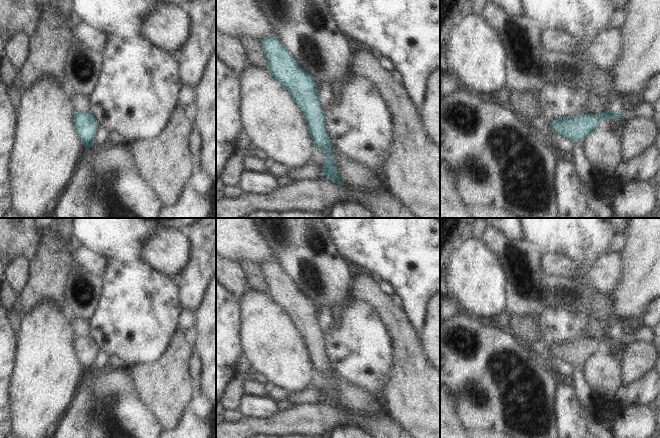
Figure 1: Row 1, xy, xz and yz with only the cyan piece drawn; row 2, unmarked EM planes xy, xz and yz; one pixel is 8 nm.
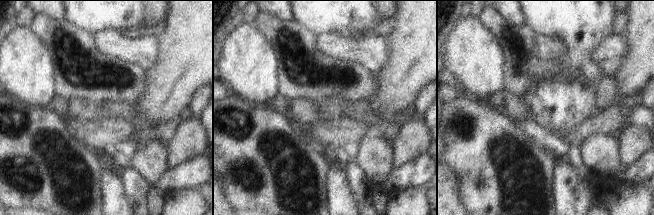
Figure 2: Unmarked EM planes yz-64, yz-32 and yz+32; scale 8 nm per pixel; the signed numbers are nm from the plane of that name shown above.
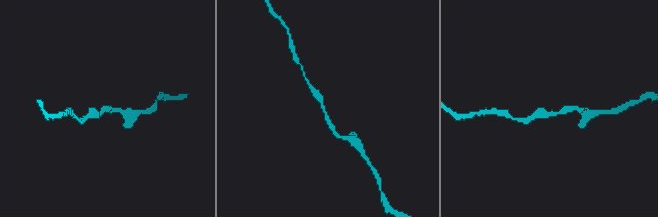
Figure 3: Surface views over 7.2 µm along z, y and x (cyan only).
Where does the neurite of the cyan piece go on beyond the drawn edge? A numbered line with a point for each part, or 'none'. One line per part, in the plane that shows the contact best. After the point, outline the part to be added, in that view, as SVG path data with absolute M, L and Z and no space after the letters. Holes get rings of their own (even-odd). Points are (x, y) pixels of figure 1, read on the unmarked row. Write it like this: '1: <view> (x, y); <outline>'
none

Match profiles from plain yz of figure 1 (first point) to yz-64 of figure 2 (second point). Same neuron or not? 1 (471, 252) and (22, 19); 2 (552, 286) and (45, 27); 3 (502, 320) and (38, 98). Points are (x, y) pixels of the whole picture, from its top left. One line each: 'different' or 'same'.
1: different
2: same
3: different

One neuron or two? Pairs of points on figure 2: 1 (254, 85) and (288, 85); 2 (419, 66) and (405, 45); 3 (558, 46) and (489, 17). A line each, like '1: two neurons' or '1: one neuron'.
1: two neurons
2: one neuron
3: two neurons

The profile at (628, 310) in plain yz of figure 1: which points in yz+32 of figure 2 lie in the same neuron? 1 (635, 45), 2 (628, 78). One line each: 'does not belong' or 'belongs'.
1: belongs
2: belongs

